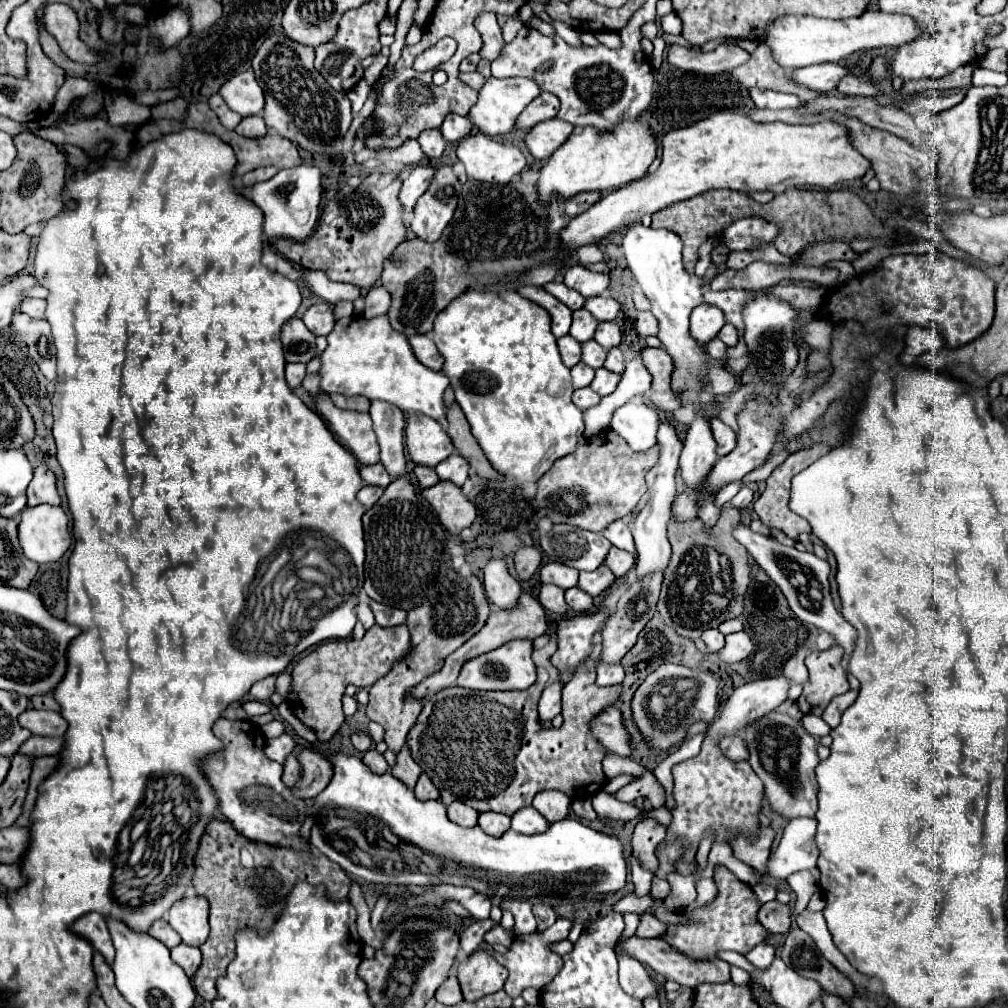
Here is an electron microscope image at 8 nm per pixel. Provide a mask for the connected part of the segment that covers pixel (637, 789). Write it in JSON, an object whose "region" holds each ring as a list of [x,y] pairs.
{"region":[[[646,769],[638,779],[634,779],[630,785],[622,787],[616,795],[614,795],[618,801],[634,801],[638,797],[646,797],[652,807],[662,807],[664,805],[664,787],[658,783],[656,775]]]}

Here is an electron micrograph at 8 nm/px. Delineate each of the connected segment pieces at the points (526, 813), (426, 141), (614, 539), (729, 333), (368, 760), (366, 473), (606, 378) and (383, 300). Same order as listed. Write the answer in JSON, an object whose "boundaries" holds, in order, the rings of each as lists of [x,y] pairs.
{"boundaries":[[[[524,807],[512,817],[512,829],[520,833],[544,833],[548,827],[550,823],[534,807]]],[[[430,129],[430,131],[420,133],[418,143],[420,143],[422,151],[426,153],[426,157],[430,157],[430,159],[440,157],[442,151],[444,151],[444,147],[446,147],[446,141],[444,141],[440,129]]],[[[622,519],[614,521],[612,525],[608,525],[608,529],[604,531],[604,537],[606,537],[614,547],[624,549],[624,551],[628,551],[628,553],[636,553],[630,525],[626,525]]],[[[726,323],[726,325],[720,329],[718,337],[720,337],[728,347],[734,347],[734,345],[738,343],[738,331],[736,331],[736,327],[730,325],[730,323]]],[[[368,749],[368,751],[362,755],[362,759],[364,759],[364,763],[366,763],[374,773],[386,773],[386,771],[390,769],[388,763],[386,763],[386,759],[384,759],[384,755],[378,753],[376,749]]],[[[376,463],[376,465],[362,465],[360,467],[360,475],[362,475],[362,479],[364,479],[364,483],[366,485],[376,485],[376,487],[388,487],[390,485],[390,475],[386,473],[386,469],[384,469],[384,465],[380,465],[380,463]]],[[[600,367],[600,369],[596,371],[596,377],[594,377],[594,381],[590,383],[590,387],[592,387],[600,397],[606,397],[606,395],[614,393],[614,389],[618,387],[618,383],[620,383],[620,375],[616,375],[616,373]]],[[[374,285],[366,295],[366,309],[364,317],[376,317],[388,313],[390,307],[390,293],[382,285]]]]}

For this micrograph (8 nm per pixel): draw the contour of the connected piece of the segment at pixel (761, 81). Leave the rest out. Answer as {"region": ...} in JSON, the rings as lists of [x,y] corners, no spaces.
{"region":[[[758,45],[758,49],[750,55],[750,59],[740,65],[736,71],[732,71],[736,79],[746,87],[758,87],[758,89],[774,89],[784,93],[794,93],[802,101],[812,101],[814,97],[822,97],[822,93],[806,89],[796,85],[788,73],[772,61],[772,53],[768,53],[766,45]]]}

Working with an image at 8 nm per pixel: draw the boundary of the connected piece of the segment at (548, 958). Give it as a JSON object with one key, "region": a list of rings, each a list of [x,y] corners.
{"region":[[[558,917],[556,923],[552,927],[548,927],[548,929],[544,929],[544,931],[534,931],[530,935],[518,935],[518,937],[514,937],[510,949],[504,955],[500,955],[500,953],[494,951],[494,959],[510,971],[510,975],[506,979],[506,985],[504,985],[504,991],[510,997],[518,997],[528,987],[534,987],[534,989],[540,991],[544,985],[548,985],[548,981],[552,981],[552,977],[558,973],[558,969],[562,965],[562,957],[556,955],[550,949],[550,945],[556,943],[556,941],[564,941],[568,937],[570,927],[572,927],[572,923],[568,919]]]}

